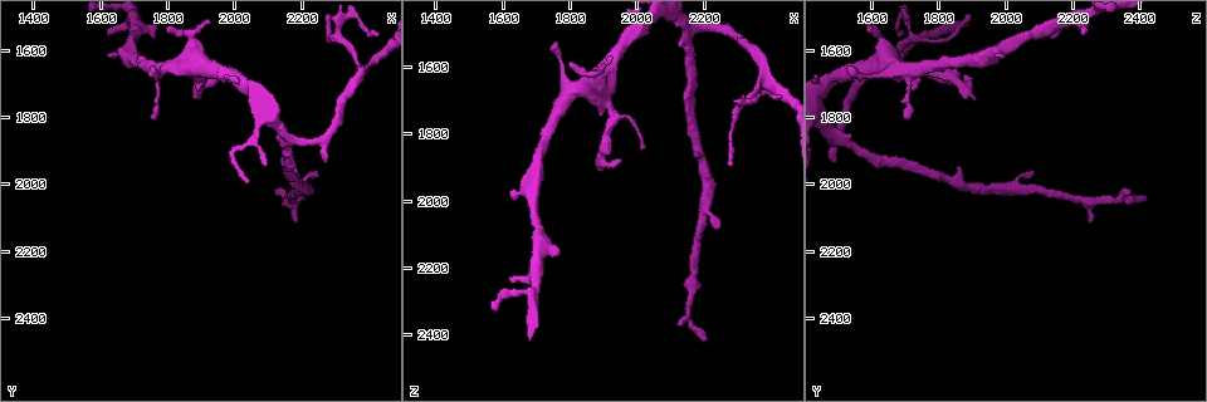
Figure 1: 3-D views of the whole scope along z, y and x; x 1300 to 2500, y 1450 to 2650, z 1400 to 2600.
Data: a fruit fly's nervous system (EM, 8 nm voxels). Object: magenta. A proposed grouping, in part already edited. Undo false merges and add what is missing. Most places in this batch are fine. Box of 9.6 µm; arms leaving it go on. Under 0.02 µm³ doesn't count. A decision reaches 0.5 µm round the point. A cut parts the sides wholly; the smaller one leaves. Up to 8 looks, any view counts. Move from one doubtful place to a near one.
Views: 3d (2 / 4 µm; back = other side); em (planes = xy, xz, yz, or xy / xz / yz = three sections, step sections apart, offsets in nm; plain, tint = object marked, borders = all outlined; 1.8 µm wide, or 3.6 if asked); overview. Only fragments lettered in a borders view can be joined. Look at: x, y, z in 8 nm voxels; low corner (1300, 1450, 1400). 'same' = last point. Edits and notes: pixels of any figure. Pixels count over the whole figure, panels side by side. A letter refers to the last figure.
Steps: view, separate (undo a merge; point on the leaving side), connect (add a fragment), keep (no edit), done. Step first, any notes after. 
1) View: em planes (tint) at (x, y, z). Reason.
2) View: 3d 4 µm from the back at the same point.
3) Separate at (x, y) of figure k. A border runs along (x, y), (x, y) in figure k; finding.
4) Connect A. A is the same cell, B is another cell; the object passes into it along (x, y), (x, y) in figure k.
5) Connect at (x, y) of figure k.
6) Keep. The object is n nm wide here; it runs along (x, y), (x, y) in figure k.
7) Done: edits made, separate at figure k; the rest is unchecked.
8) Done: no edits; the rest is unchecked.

View: em planes (borders) at (2270, 1930, 1490). Branch stops here.

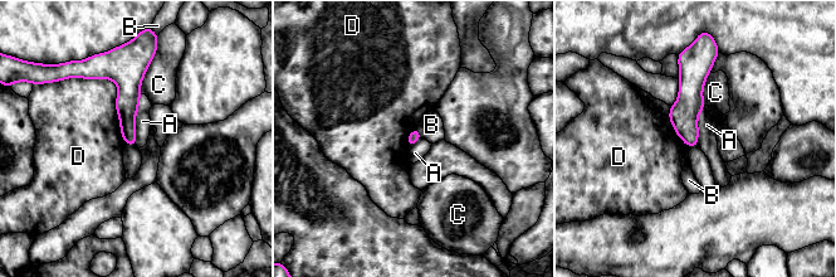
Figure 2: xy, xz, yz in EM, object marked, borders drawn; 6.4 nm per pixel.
Keep. A, B, C and D are other cells; it runs along (689, 66), (690, 144) in figure 2; no lettered fragment goes on from it.

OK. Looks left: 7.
View: 3d 2 µm at (1890, 1720, 1730). An open end.

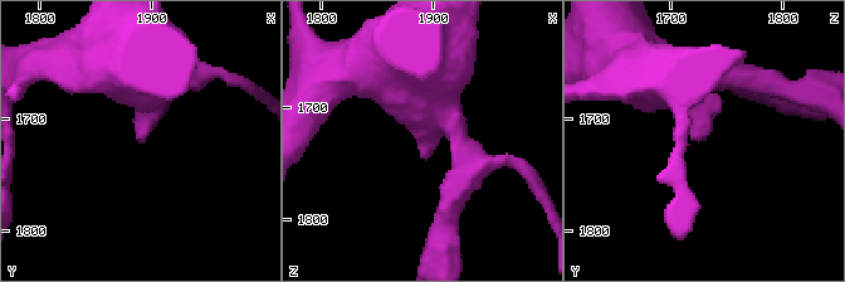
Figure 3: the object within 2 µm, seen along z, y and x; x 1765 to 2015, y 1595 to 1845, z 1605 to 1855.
View: em planes (borders) at (1892, 1716, 1732).

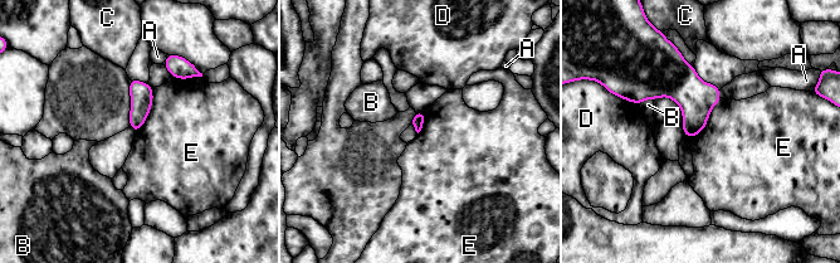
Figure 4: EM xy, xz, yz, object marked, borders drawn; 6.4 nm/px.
Keep. The longest contact is with E, 320 nm; A, B, C, D and E are other cells; none of them fits.

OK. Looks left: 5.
View: em planes (borders) at (1620, 1540, 2230). An open end.

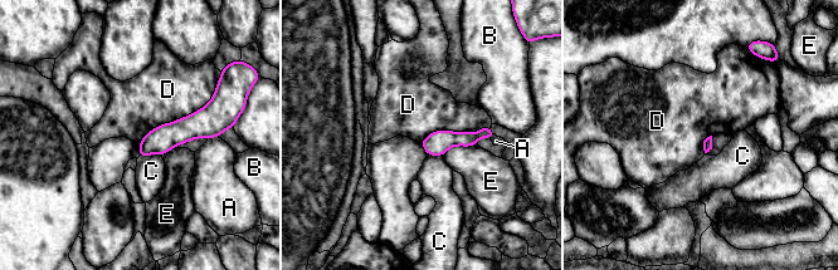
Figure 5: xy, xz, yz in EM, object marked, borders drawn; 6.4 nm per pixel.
Keep. A, B, C, D and E are other cells; a border runs along (214, 92), (137, 146) in figure 5; no lettered fragment goes on from it.

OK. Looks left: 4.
View: em 3.6 µm planes (borders) at (2190, 2120, 2240). An open end.

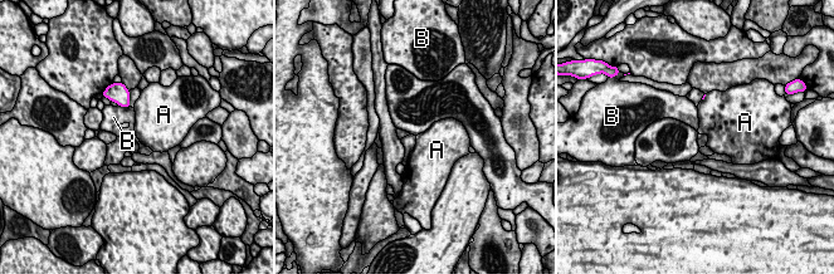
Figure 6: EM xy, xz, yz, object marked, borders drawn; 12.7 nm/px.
Keep. A and B are other cells; no lettered fragment goes on from it.

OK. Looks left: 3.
Done: no edits; the rest is unchecked.

